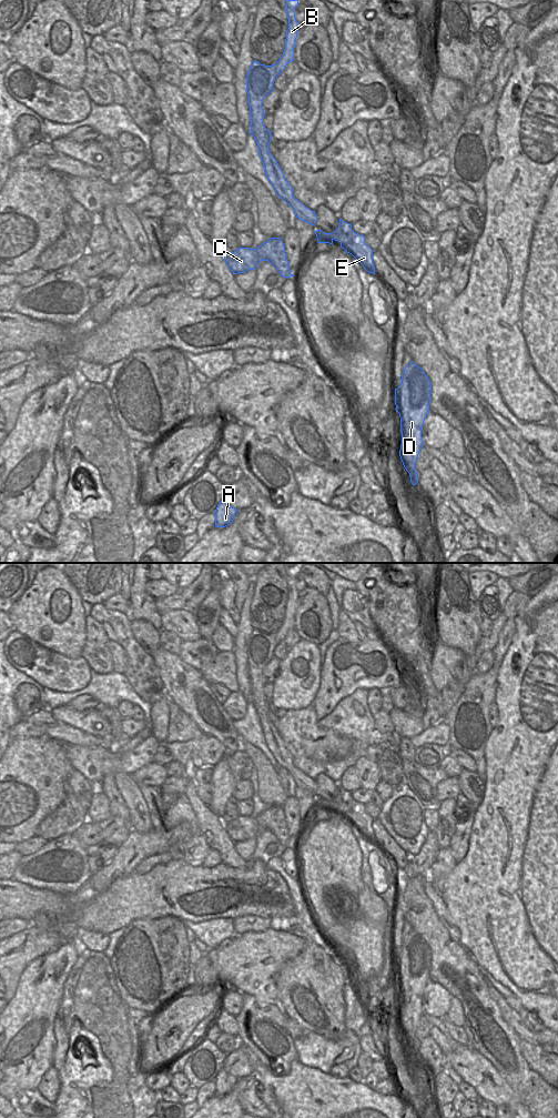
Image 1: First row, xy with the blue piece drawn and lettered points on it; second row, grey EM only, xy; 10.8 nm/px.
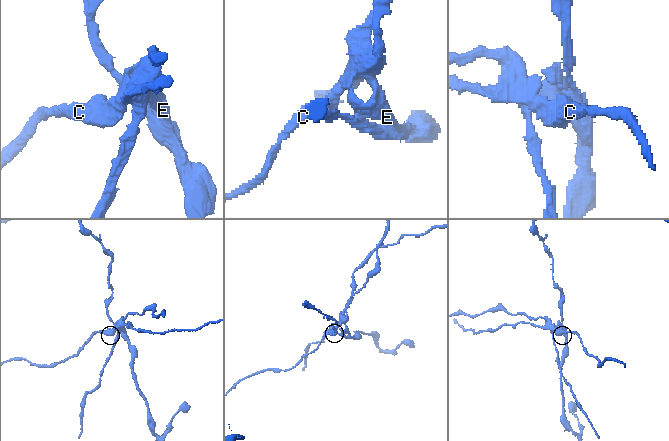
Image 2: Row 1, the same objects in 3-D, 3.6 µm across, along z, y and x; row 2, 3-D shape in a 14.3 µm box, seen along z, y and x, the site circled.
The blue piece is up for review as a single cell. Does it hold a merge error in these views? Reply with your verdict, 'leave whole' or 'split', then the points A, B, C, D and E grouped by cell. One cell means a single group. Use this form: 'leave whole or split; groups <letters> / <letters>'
split; groups A C E / B D

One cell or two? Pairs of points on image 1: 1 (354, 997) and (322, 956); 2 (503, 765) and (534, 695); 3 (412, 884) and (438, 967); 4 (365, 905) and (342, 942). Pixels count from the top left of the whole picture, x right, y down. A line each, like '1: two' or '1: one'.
1: two
2: one
3: one
4: one

